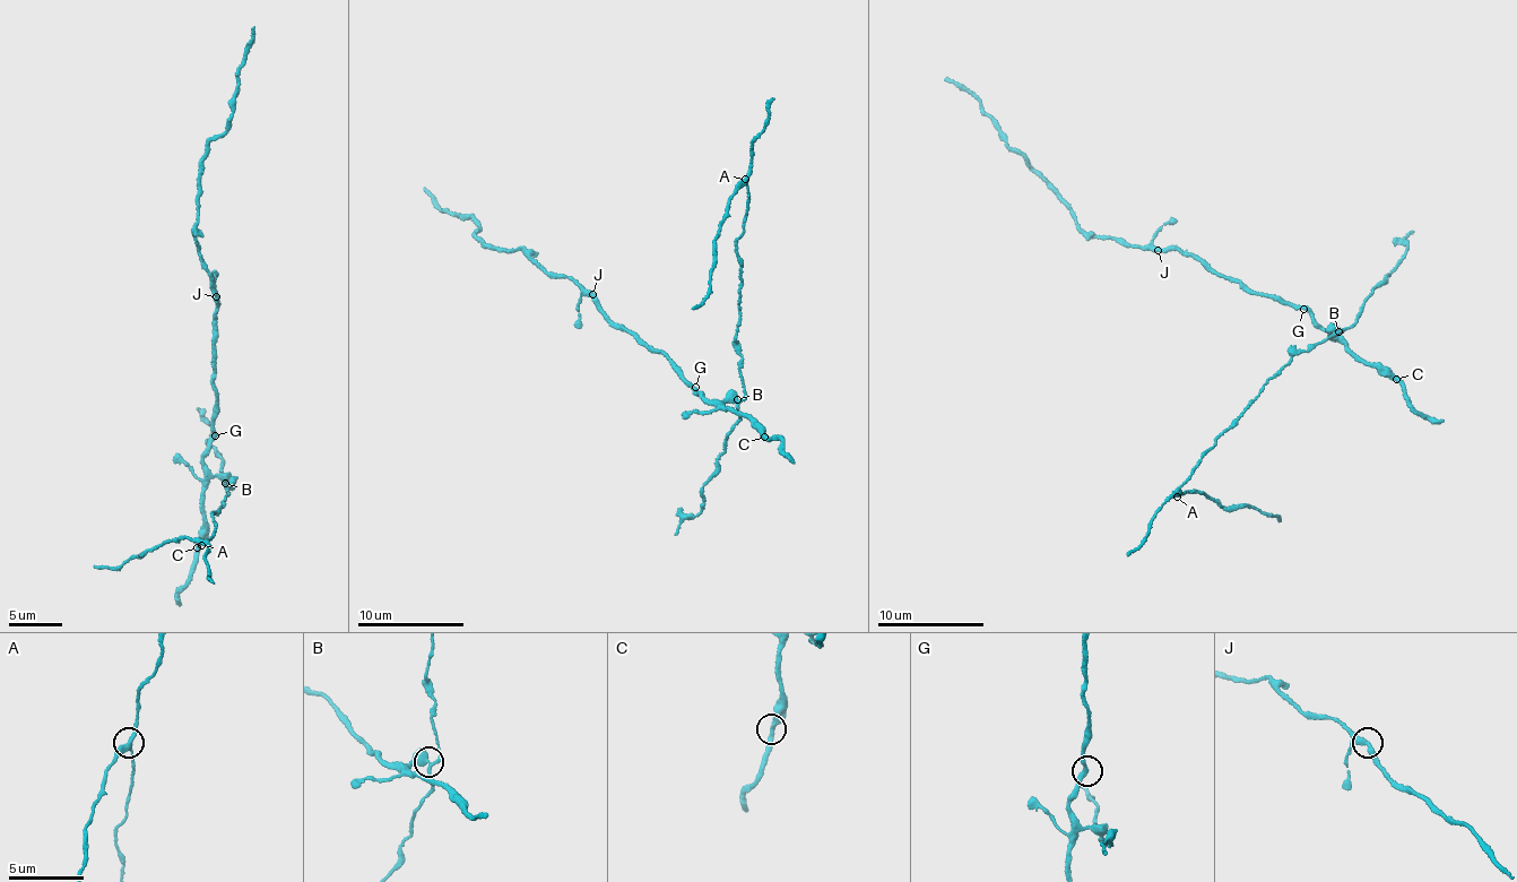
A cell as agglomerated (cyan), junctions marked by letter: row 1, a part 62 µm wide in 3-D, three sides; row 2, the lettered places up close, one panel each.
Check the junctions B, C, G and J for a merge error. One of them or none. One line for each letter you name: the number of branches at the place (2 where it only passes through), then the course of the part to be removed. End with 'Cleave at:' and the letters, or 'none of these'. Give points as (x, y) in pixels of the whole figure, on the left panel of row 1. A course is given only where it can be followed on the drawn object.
B: 3 branches meet; foreign part runs (225, 484), (234, 486), (211, 515), (214, 532), (206, 539), (168, 539), (118, 569), (94, 567)
Cleave at: B

